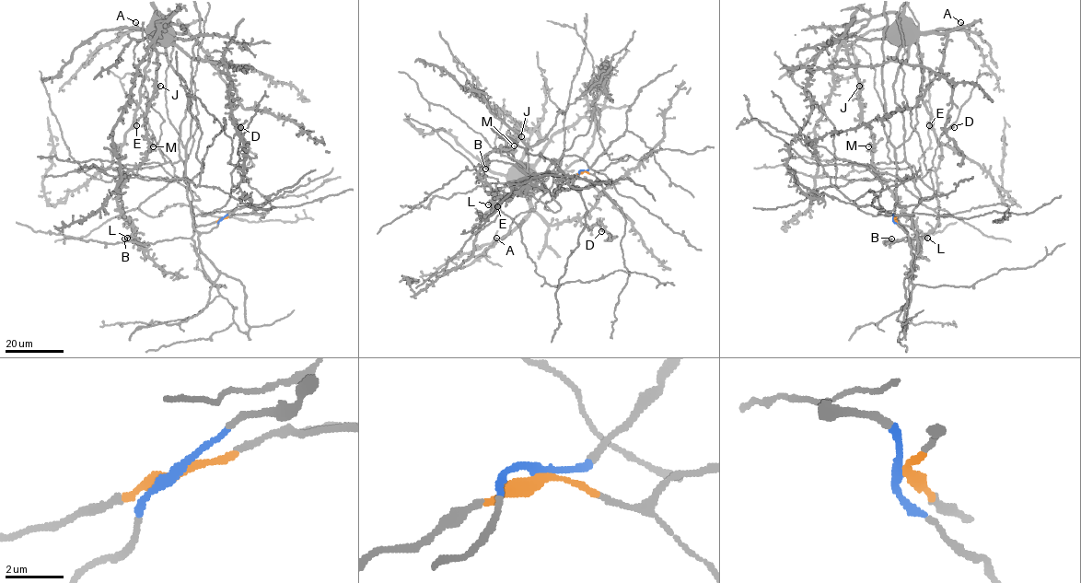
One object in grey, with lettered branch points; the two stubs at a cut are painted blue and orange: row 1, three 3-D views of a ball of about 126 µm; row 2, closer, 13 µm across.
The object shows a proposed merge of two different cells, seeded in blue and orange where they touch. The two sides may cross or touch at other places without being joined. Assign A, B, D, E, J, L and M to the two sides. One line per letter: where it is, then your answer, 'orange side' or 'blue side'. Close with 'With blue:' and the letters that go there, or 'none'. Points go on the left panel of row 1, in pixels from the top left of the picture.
A: (135, 22) | orange side
B: (124, 239) | orange side
D: (240, 127) | orange side
E: (136, 125) | orange side
J: (160, 86) | blue side
L: (127, 238) | orange side
M: (153, 146) | blue side
With blue: J, M

